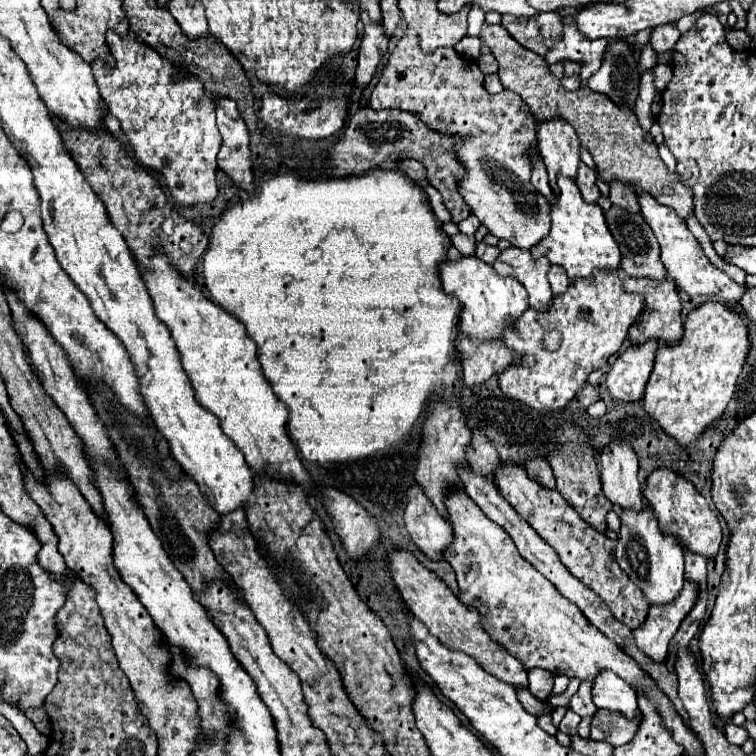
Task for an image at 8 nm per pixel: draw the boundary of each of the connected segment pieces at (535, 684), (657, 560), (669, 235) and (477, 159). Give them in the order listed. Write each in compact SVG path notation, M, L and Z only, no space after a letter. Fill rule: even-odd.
M530 669L528 671L528 689L534 697L546 701L552 693L552 681L554 681L554 675L546 669Z
M644 505L640 511L622 509L622 527L616 543L616 561L622 571L636 583L642 593L648 597L650 605L668 603L678 597L684 585L684 549L680 541L672 535L664 535L660 523L650 505Z
M640 187L636 189L636 195L638 195L640 213L642 213L642 217L646 219L646 223L650 225L650 229L654 231L654 235L658 239L660 259L662 259L666 271L668 271L668 277L674 279L676 285L682 291L686 291L690 297L702 295L702 297L716 299L716 301L724 301L724 303L738 303L746 289L742 285L738 285L736 281L732 281L724 271L720 271L718 267L714 267L708 261L708 257L704 255L704 249L700 247L698 239L686 227L686 221L672 207L660 205L654 197L650 197Z
M406 29L404 37L396 43L388 57L388 65L380 73L380 81L370 95L372 109L400 109L408 113L418 113L430 129L446 135L460 137L456 143L456 159L464 165L464 175L458 183L458 193L464 197L470 213L488 227L498 239L510 241L514 247L530 249L548 233L548 199L542 197L530 183L532 163L528 149L536 151L536 119L532 117L528 105L516 97L516 93L504 89L498 95L490 95L484 85L484 75L478 69L476 61L460 57L452 47L440 47L434 53L424 53L418 43L418 33Z

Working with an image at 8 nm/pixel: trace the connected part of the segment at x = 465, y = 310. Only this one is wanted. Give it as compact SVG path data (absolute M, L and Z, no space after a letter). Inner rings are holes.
M460 257L456 261L440 263L440 281L442 289L462 303L460 313L460 331L478 341L492 341L504 335L504 319L520 317L528 309L528 295L524 285L516 277L498 275L496 269L478 257Z

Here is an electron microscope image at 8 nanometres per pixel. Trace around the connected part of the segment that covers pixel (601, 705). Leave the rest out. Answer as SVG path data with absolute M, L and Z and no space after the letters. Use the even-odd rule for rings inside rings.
M602 669L596 675L592 683L592 701L598 709L620 711L626 717L636 717L636 713L640 713L636 691L610 669Z

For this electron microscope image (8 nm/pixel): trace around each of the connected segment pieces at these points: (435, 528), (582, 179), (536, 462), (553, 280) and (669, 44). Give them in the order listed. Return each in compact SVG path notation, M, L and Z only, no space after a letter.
M412 483L408 487L404 523L412 541L424 555L428 555L434 561L442 559L444 549L452 541L452 529L446 523L446 519L436 511L432 501L428 501L418 483Z
M580 163L578 167L578 175L576 175L576 185L582 193L582 197L588 201L588 203L596 203L598 197L600 197L600 191L596 187L596 173L594 169L586 167L584 163Z
M528 459L526 461L526 469L528 469L528 475L534 479L534 481L538 481L540 485L544 485L544 487L548 487L548 489L552 489L552 487L556 487L556 483L554 483L554 477L552 477L552 469L550 469L550 465L548 465L548 461L546 459Z
M552 265L550 271L548 271L548 281L550 281L550 287L552 287L552 293L554 295L560 295L568 289L570 285L570 279L566 275L566 269L560 267L560 265Z
M658 25L656 29L652 29L650 35L650 43L656 49L656 53L670 51L678 39L680 39L680 31L674 25Z

